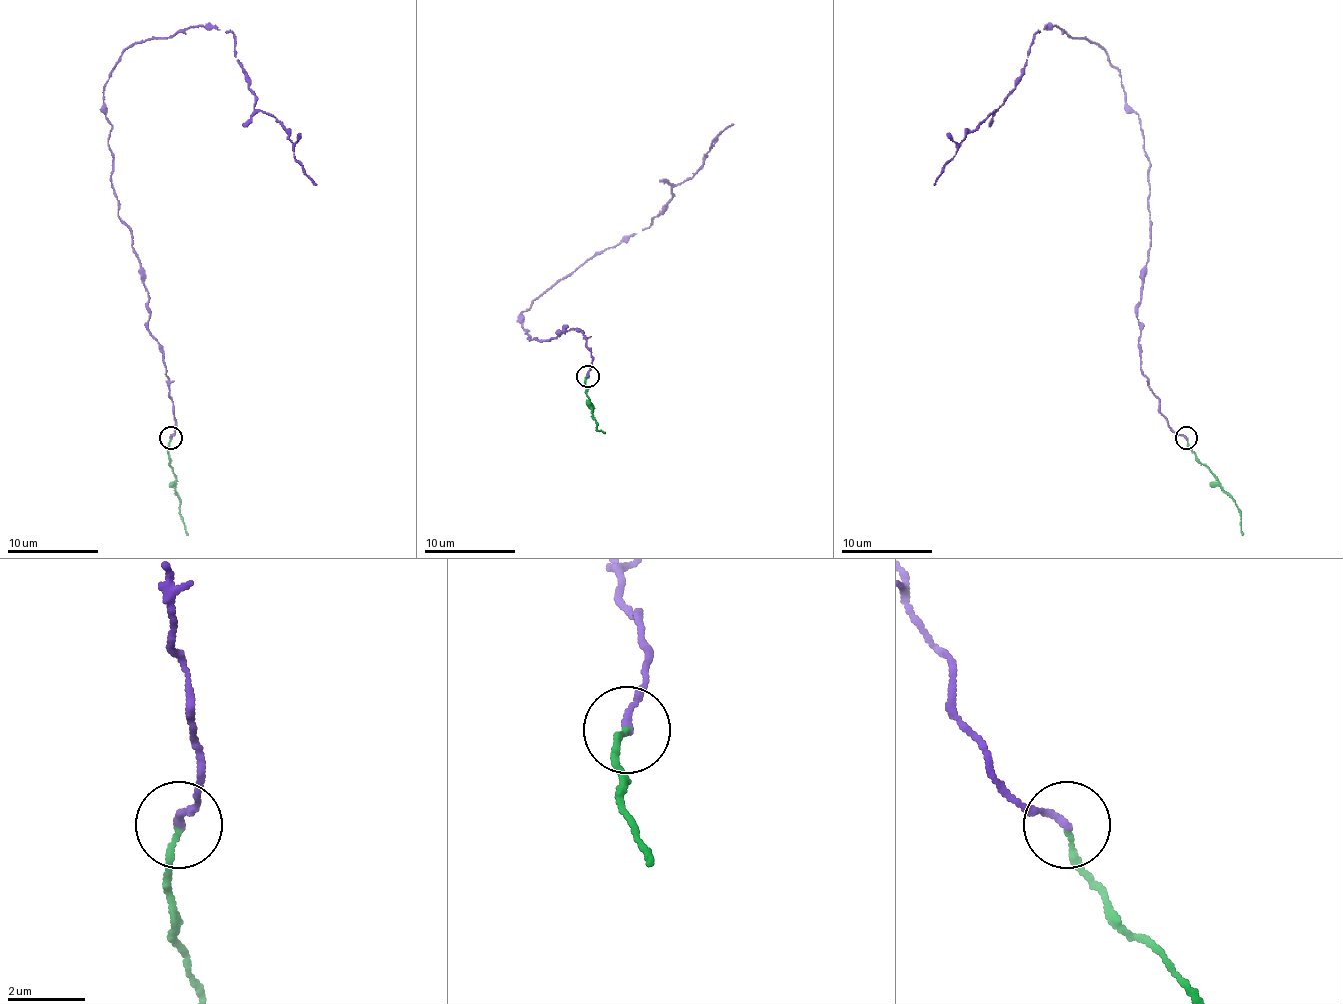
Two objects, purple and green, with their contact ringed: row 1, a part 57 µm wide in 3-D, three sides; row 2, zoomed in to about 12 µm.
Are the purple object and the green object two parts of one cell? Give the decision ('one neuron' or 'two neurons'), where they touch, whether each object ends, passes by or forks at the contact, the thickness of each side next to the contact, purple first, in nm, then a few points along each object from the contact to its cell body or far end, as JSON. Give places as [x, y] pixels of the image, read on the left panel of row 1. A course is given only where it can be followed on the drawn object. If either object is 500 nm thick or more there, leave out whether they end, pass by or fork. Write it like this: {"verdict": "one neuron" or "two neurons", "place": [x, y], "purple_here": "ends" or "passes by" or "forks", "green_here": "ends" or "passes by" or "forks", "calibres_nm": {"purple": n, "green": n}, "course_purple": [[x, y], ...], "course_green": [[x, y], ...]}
{"verdict": "one neuron", "place": [170, 438], "purple_here": "ends", "green_here": "ends", "calibres_nm": {"purple": 180, "green": 140}, "course_purple": [[170, 437], [163, 346], [113, 188], [104, 84], [120, 56], [190, 26], [229, 31], [254, 106], [316, 184]], "course_green": [[170, 437], [168, 458], [188, 535]]}

